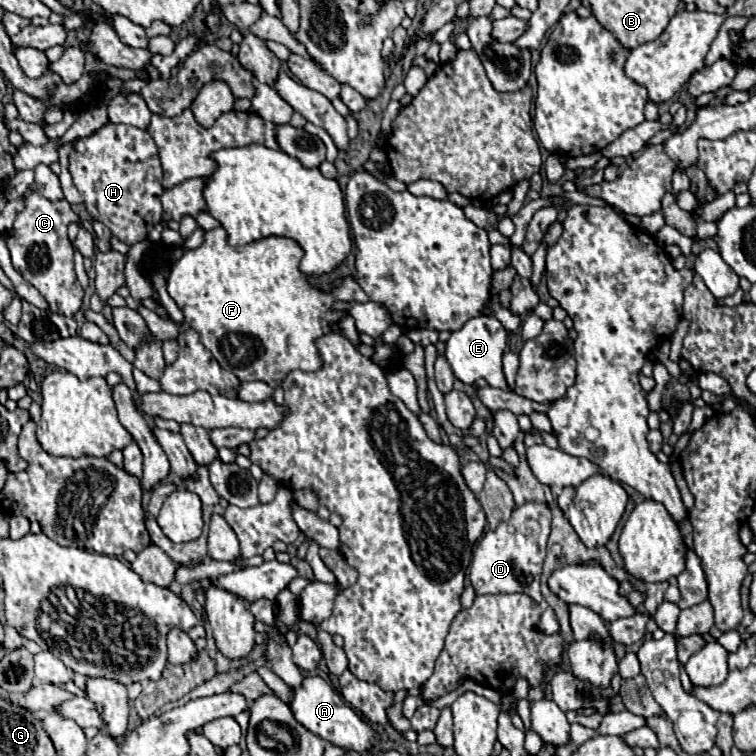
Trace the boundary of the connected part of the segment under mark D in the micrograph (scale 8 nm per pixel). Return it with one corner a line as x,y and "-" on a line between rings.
523,504
515,508
507,522
501,522
497,530
489,530
473,548
473,560
469,566
469,580
475,588
475,596
483,594
511,594
523,592
535,602
543,602
539,590
539,578
545,560
545,542
551,530
551,516
545,504

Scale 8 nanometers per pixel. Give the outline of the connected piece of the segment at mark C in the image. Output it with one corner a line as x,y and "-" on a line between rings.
33,184
25,196
25,210
17,214
13,228
5,238
15,270
41,292
49,304
49,312
63,316
73,316
83,304
83,288
73,270
73,246
67,238
67,226
71,222
81,224
79,216
71,210
71,204
67,200
45,200

